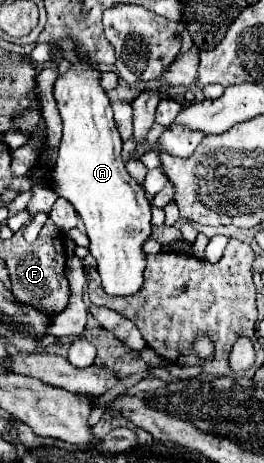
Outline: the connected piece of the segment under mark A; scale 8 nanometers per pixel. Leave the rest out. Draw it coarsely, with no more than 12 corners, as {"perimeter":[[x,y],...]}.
{"perimeter":[[99,69],[55,81],[49,183],[73,203],[103,289],[143,285],[151,205],[125,171]]}

